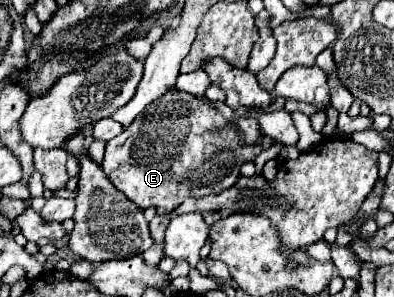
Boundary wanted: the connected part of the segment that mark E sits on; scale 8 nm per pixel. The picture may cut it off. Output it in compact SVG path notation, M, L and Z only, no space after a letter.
M183 91L165 93L141 115L145 117L137 117L129 129L107 143L105 161L101 167L115 189L127 195L127 199L131 199L139 209L153 205L157 207L159 215L171 213L189 197L205 197L233 187L239 179L239 167L245 161L253 161L263 149L269 149L275 143L275 139L261 135L253 145L247 145L243 133L233 121L225 119L211 103Z

